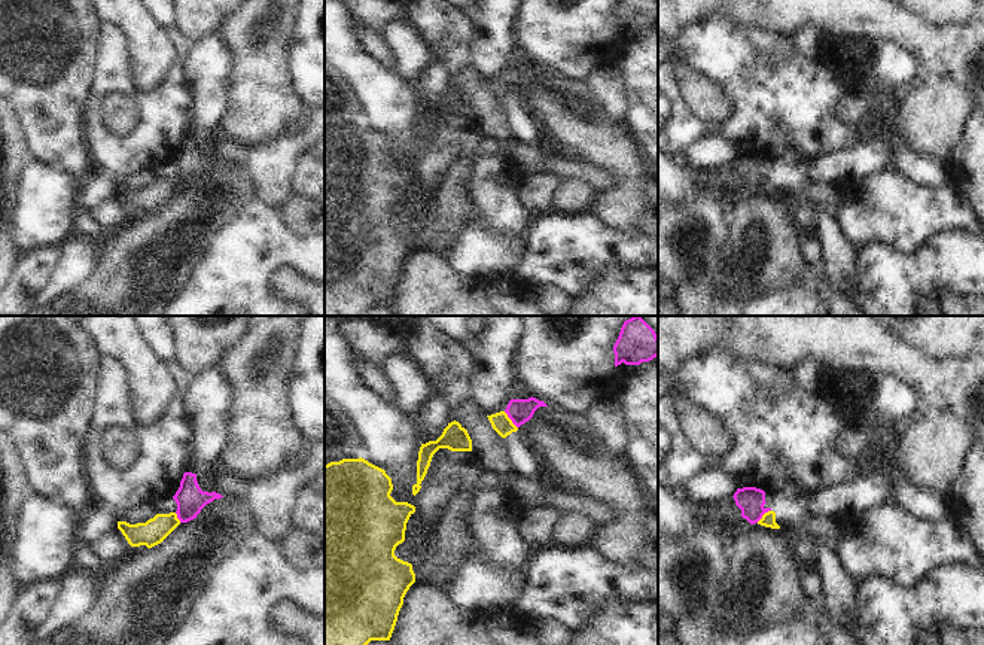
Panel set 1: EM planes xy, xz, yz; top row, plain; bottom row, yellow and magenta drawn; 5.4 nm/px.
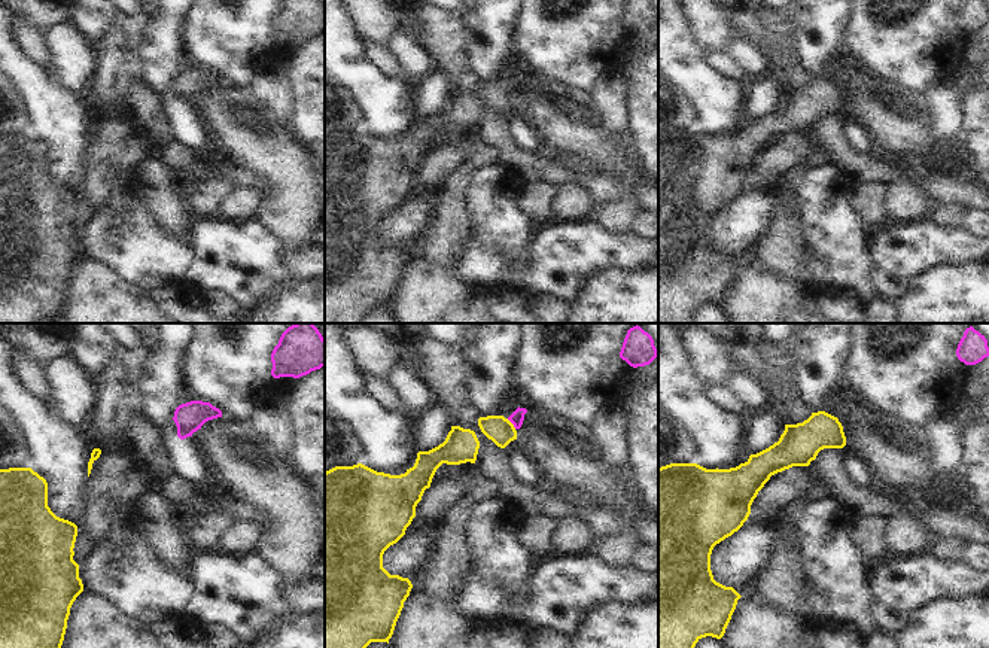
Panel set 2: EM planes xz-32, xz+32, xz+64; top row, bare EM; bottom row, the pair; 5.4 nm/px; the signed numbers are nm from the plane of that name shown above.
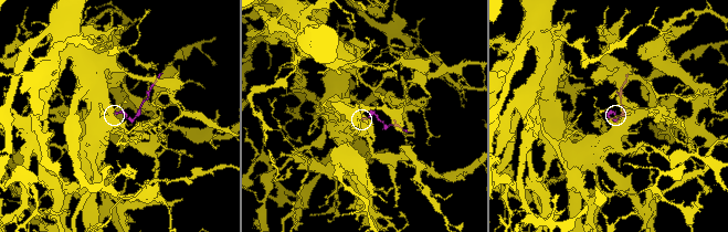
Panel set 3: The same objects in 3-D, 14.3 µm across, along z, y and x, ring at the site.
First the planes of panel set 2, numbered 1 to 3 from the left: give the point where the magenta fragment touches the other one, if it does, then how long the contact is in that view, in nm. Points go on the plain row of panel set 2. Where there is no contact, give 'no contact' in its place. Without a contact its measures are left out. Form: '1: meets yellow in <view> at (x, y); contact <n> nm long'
1: no contact
2: meets yellow in xz+32 at (511, 90); contact 80 nm long
3: no contact

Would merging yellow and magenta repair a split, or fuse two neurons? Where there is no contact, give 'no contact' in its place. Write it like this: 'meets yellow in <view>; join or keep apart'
meets yellow in xz; join

